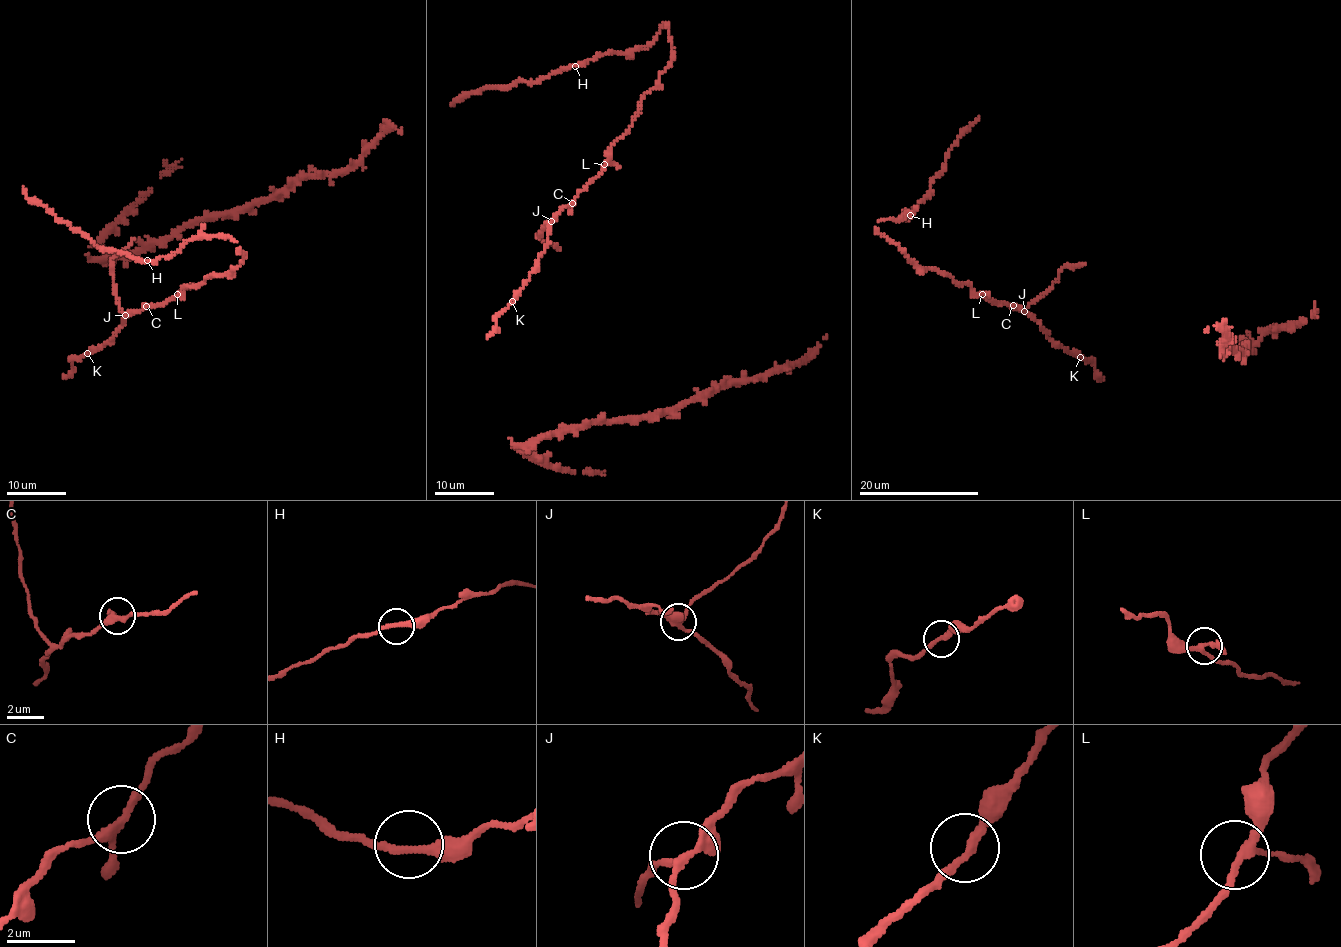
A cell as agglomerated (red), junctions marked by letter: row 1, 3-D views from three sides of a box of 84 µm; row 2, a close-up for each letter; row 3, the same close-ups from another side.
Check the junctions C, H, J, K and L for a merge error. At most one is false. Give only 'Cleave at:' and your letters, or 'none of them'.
Cleave at: J

